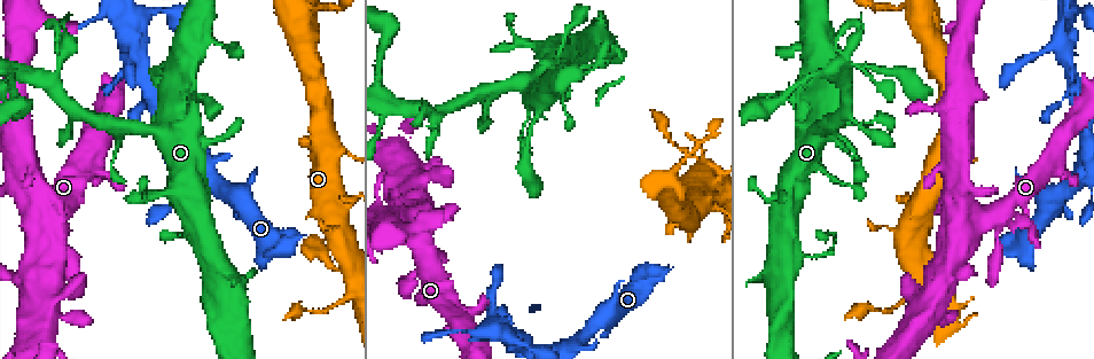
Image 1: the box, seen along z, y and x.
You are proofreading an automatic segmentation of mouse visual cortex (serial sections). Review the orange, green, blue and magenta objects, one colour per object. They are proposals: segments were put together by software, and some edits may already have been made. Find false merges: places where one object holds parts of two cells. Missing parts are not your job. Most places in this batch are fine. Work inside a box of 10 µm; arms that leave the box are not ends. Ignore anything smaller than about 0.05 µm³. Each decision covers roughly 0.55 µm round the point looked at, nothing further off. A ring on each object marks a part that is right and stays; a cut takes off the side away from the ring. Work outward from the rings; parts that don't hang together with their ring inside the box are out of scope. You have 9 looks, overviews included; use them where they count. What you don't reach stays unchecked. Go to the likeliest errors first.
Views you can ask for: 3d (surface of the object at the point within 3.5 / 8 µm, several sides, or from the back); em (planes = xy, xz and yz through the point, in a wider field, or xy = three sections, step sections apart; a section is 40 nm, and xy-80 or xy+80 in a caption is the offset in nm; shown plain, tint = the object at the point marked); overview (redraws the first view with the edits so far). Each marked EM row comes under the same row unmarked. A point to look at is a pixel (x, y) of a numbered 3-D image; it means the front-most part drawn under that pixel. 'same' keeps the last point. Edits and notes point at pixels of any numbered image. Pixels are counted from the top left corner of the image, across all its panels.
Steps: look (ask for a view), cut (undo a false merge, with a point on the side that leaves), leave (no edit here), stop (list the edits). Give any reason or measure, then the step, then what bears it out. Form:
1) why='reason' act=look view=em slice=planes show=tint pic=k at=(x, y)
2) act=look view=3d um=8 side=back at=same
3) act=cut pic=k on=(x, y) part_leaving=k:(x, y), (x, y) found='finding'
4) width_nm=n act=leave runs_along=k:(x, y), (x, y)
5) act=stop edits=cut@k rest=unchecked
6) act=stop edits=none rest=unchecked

why='abrupt turn' act=look view=3d um=3.5 side=back pic=1 at=(18, 185)

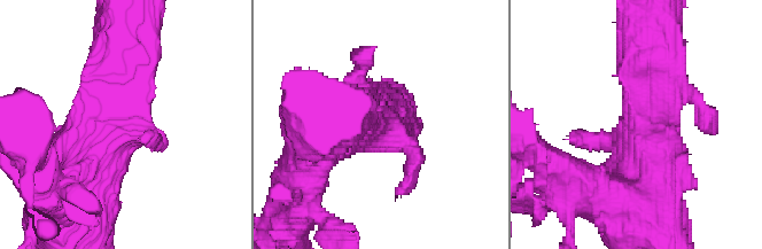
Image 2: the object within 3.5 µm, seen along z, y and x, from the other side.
why='shape alone is not enough' act=look view=em slice=xy step=1 show=tint pic=2 at=(118, 131)

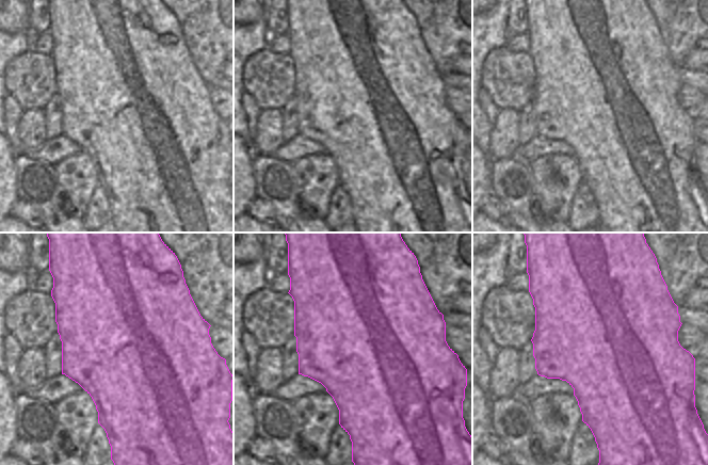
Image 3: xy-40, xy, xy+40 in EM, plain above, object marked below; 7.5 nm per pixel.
act=leave runs_along=2:(337, 118), (398, 138), (409, 179) found='one cell here'

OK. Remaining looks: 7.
why='abrupt turn' act=look view=3d um=3.5 pic=1 at=(166, 124)

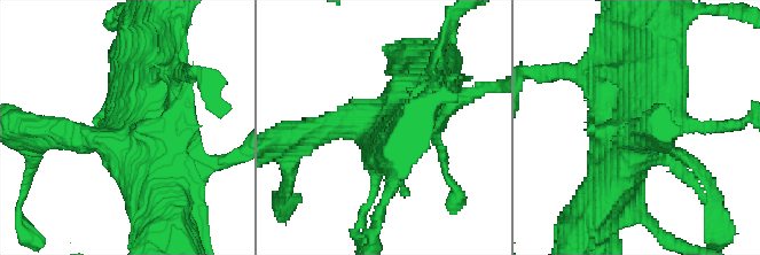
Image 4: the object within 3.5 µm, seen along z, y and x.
why='now the EM' act=look view=em slice=xy step=1 show=tint pic=4 at=(123, 121)

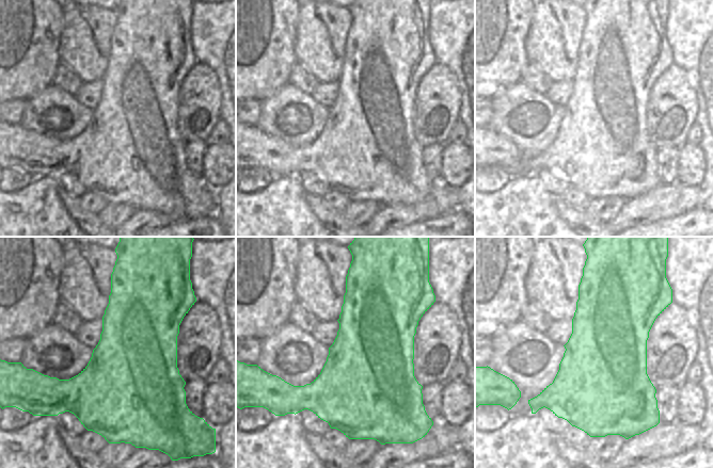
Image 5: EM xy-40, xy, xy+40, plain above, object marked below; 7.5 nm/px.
act=leave runs_along=4:(412, 101), (388, 122), (362, 218) found='one cell here'

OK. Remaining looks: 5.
why='sharp bend' act=look view=3d um=3.5 pic=1 at=(19, 69)

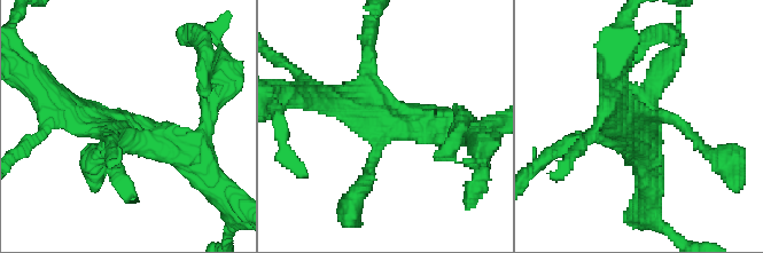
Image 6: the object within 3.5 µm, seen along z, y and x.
arms=4 arm_widths_nm=150,250,250,450 why='need the tissue' act=look view=em slice=xy step=2 show=tint pic=6 at=(647, 120)

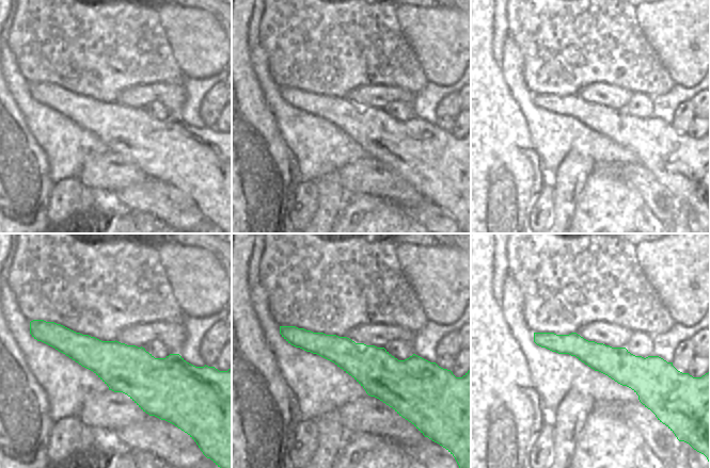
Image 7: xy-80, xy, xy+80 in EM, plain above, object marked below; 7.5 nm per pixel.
act=leave runs_along=6:(450, 127), (390, 124), (361, 186) found='one cell here'

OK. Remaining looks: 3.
why='sharp bend' act=look view=3d um=3.5 pic=1 at=(339, 147)

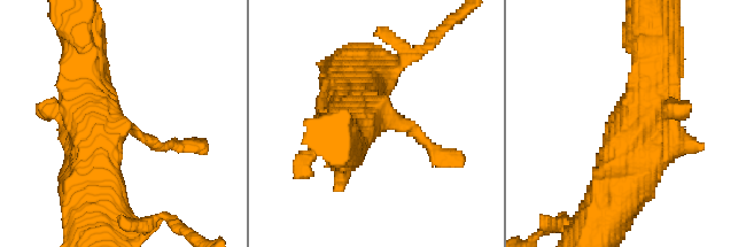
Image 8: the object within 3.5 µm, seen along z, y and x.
act=look view=em slice=xy step=2 show=tint pic=8 at=(374, 126)

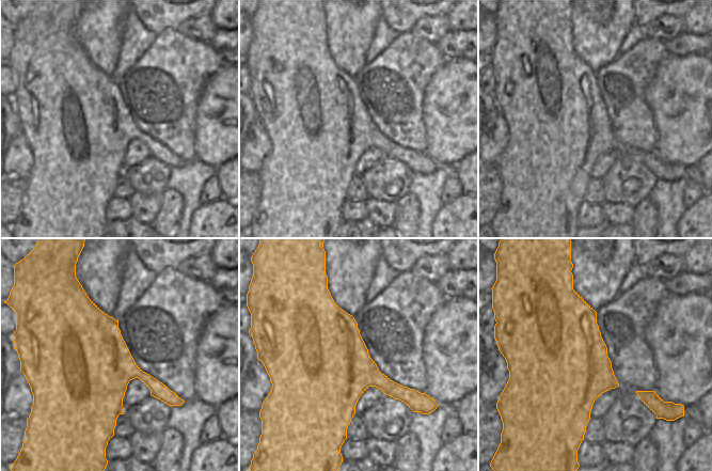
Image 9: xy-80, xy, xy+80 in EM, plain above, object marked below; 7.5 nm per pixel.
width_nm=650 act=leave runs_along=8:(615, 185), (653, 98), (653, 52) found='all the same cell'

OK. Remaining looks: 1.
act=stop edits=none rest=unchecked

